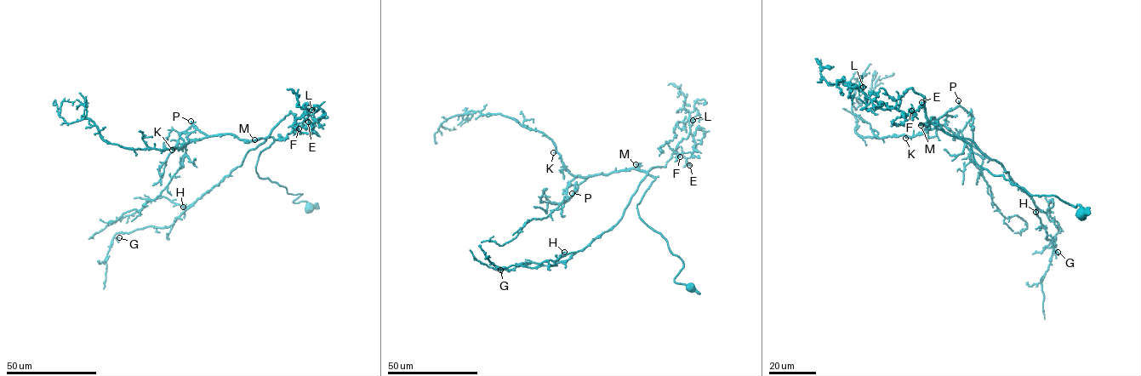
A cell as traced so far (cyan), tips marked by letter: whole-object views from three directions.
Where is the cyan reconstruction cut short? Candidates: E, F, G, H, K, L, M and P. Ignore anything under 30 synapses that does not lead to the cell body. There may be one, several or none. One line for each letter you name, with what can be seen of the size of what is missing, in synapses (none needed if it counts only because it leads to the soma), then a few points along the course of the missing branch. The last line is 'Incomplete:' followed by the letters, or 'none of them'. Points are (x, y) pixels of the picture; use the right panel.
P: Roughly 45 synapses. Course of what is missing: (958, 100), (959, 77), (956, 76), (963, 68)
Incomplete: P

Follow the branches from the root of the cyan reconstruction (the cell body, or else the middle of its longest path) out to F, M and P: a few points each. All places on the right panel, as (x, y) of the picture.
F: (1080, 214), (981, 167), (967, 142), (927, 118), (912, 88), (897, 109), (881, 107), (911, 111)
M: (1080, 214), (1079, 205), (1055, 196), (1031, 196), (993, 175), (976, 162), (967, 142), (937, 121), (921, 125)
P: (1080, 214), (1079, 205), (1031, 196), (993, 175), (967, 142), (937, 121), (927, 126), (958, 100)

